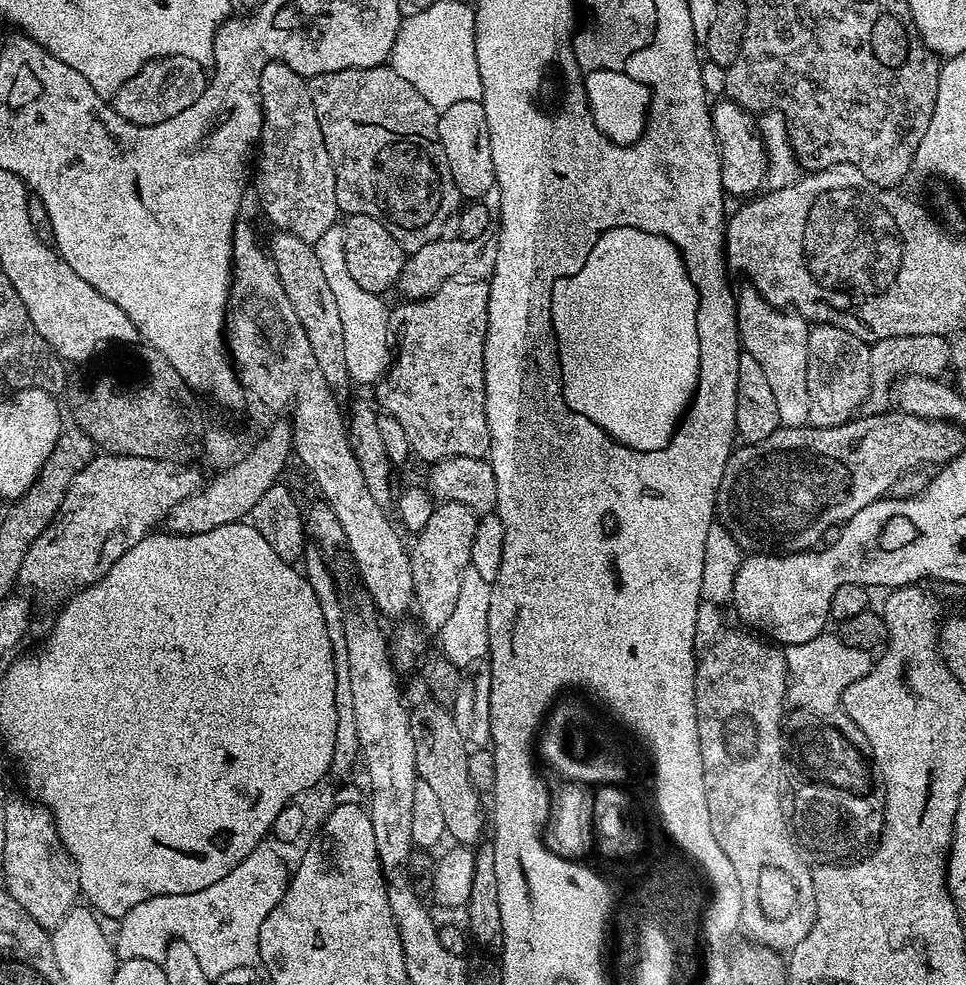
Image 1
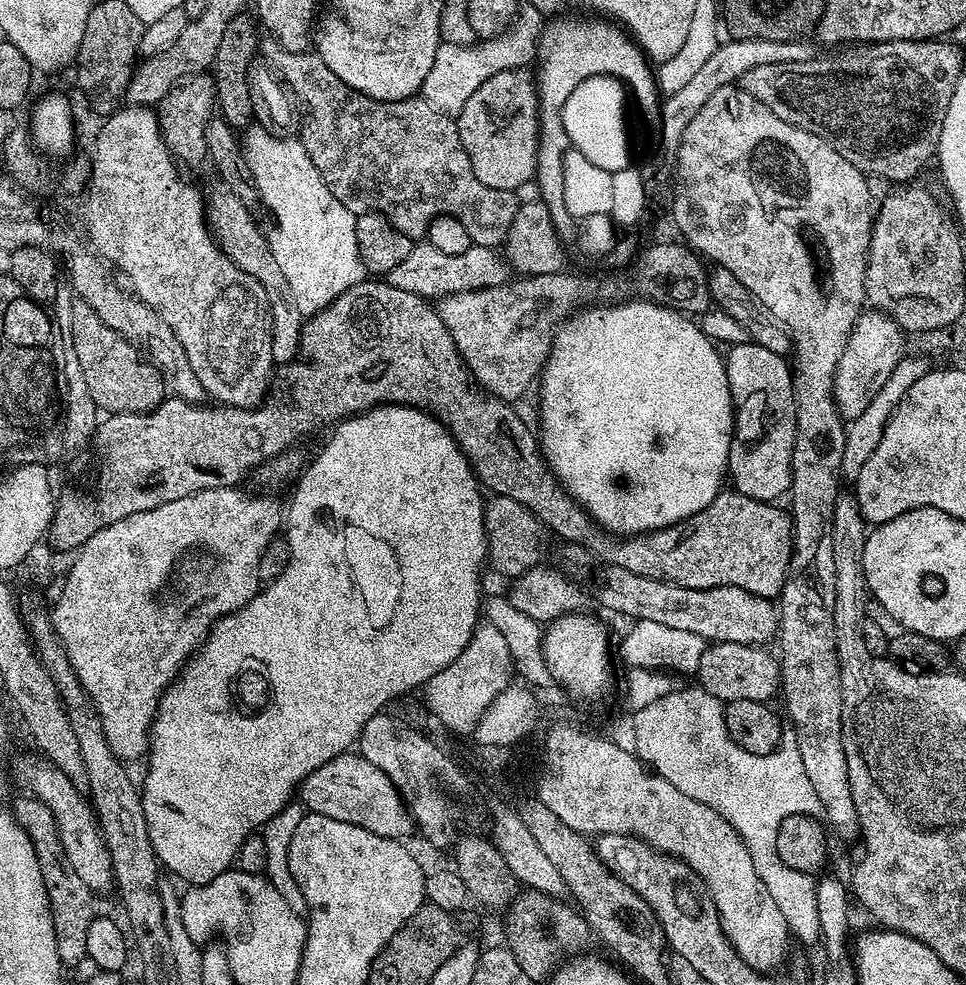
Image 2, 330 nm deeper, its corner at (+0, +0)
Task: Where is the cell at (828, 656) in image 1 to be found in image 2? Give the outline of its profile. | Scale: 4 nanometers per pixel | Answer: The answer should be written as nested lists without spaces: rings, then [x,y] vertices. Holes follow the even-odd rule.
[[[713,643],[705,647],[702,662],[698,669],[698,684],[714,698],[729,700],[771,701],[771,696],[781,691],[780,662],[775,655],[768,653],[767,647],[758,644]]]

